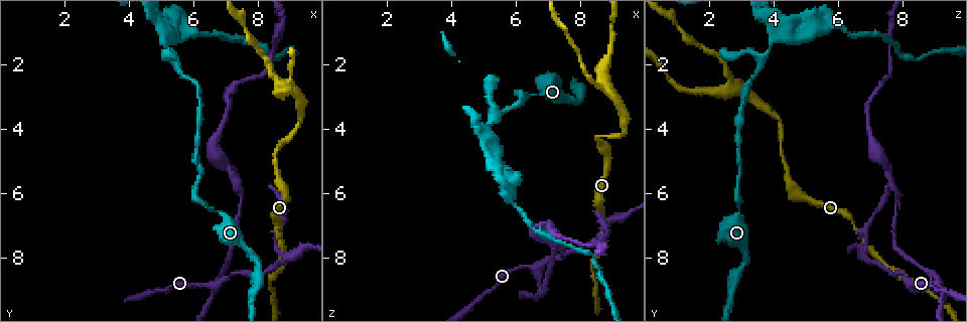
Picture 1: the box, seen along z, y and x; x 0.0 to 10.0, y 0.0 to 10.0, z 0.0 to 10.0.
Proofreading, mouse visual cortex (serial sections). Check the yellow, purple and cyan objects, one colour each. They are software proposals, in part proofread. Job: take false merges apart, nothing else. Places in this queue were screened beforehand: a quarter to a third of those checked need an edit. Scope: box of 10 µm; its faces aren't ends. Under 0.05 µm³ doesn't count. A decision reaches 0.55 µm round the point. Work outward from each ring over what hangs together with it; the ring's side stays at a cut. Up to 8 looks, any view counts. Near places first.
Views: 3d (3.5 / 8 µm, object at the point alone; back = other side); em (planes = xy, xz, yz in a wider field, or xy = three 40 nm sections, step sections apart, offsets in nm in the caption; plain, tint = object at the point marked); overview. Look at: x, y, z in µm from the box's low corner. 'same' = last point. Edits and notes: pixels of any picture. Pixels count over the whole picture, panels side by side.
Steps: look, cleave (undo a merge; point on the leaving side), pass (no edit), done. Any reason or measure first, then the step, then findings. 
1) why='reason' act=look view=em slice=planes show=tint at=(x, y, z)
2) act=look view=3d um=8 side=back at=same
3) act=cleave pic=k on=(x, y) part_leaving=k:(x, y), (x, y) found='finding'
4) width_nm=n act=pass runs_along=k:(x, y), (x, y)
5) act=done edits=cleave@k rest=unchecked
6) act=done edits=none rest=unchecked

why='branch point' act=look view=3d um=3.5 side=back at=(8.80, 8.05, 6.90)

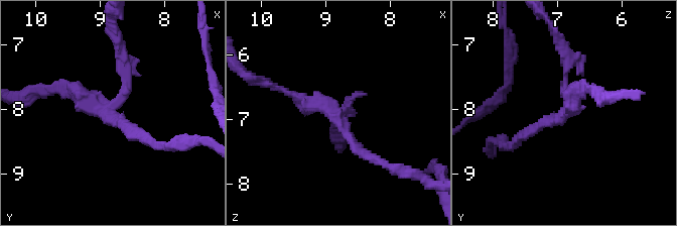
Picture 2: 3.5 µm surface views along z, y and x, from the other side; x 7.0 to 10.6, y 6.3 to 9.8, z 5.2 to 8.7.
arms=3 arm_widths_nm=100,150,150 act=look view=em slice=xy step=5 show=tint at=(8.85, 8.05, 6.85)

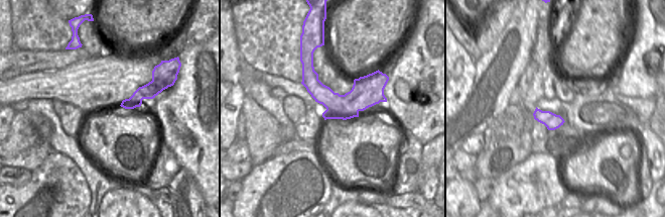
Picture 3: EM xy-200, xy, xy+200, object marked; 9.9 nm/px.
width_nm=260 act=cleave pic=2 on=(569, 63) part_leaving=2:(112, 106), (124, 93), (112, 28) found='a second cell is stuck on'

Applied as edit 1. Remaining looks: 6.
why='three-way junction' act=look view=3d um=3.5 at=(8.80, 2.80, 2.70)

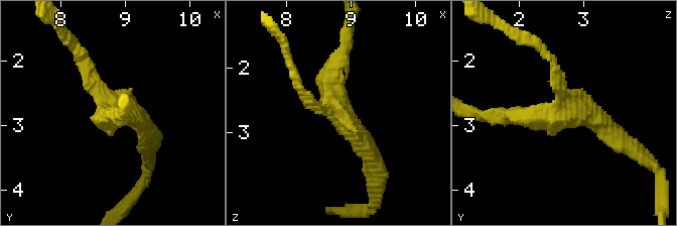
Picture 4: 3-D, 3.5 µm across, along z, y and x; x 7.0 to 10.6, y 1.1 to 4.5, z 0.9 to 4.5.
arms=3 arm_widths_nm=200,250,250 why='now the EM' act=look view=em slice=planes show=tint at=(8.90, 2.75, 2.70)

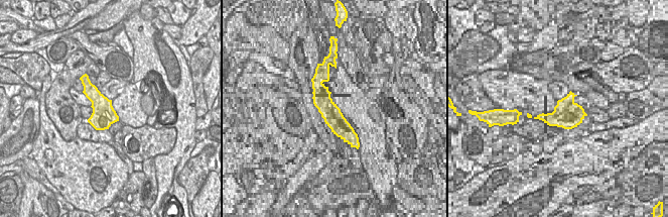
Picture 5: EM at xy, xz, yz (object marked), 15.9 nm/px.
act=pass runs_along=4:(373, 164), (332, 102), (342, 55) found='one cell here'

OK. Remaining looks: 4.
why='a narrow waist' act=look view=3d um=3.5 at=(5.20, 1.00, 4.15)

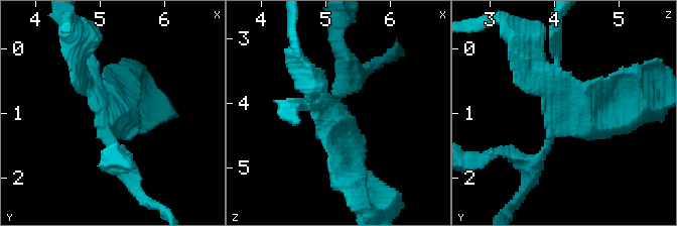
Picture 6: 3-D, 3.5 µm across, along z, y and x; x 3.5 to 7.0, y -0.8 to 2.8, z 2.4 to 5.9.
why='need the tissue' act=look view=em slice=xy step=1 show=tint at=(5.20, 1.00, 4.20)

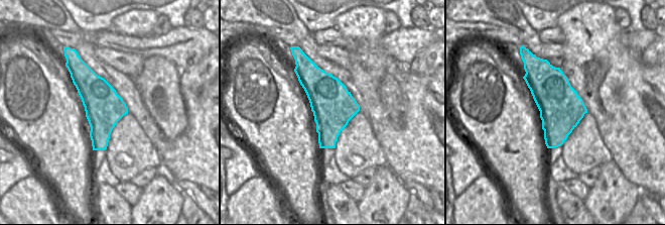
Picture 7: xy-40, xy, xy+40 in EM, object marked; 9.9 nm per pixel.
why='another direction' act=look view=em slice=planes show=tint at=same

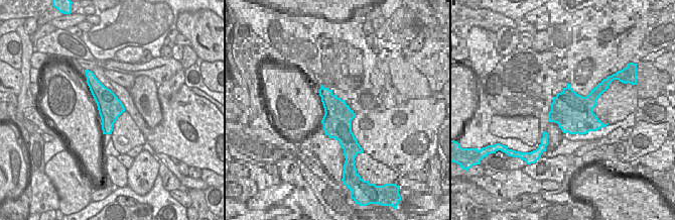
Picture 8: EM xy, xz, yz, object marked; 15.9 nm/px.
act=cleave pic=6 on=(608, 116) part_leaving=6:(332, 107), (348, 140), (351, 185) found='a second cell is stuck on'

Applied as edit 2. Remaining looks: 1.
act=done edits=cleave@2,cleave@6 rest=unchecked

